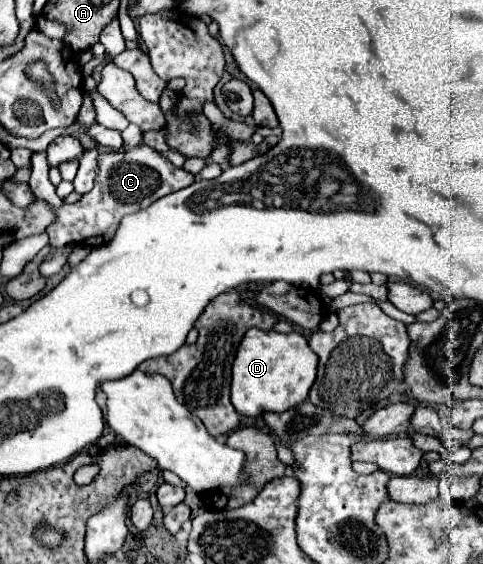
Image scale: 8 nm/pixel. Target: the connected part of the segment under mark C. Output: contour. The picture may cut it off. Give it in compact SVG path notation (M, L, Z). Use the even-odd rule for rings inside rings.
M143 143L125 151L99 153L97 165L99 173L95 177L93 189L87 195L83 195L77 203L61 205L59 209L55 209L55 221L47 227L51 247L63 247L69 243L83 243L87 247L93 247L93 237L109 241L119 221L127 213L141 211L157 199L179 191L195 181L195 177L189 171L175 167L161 153L153 151L151 147L145 147Z

